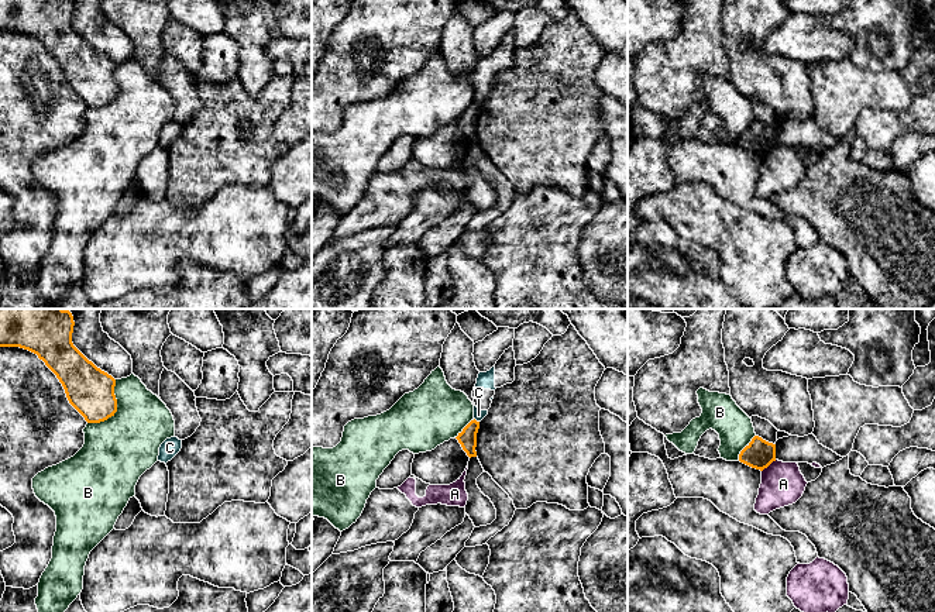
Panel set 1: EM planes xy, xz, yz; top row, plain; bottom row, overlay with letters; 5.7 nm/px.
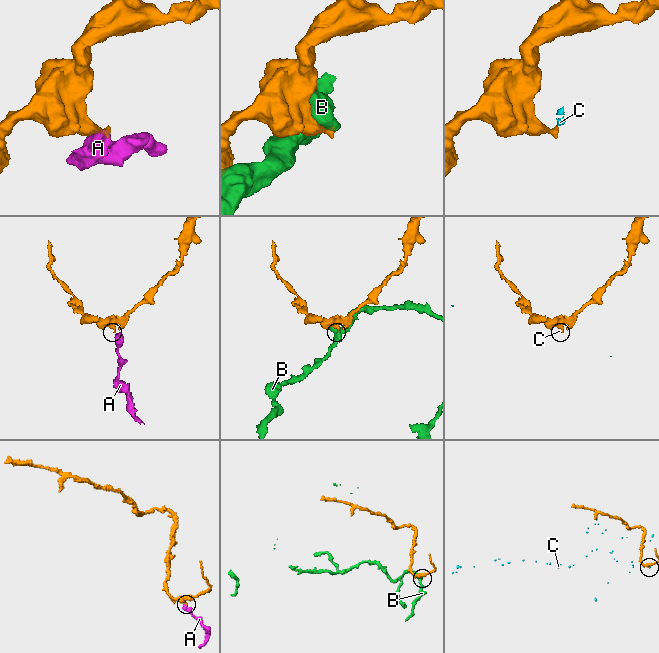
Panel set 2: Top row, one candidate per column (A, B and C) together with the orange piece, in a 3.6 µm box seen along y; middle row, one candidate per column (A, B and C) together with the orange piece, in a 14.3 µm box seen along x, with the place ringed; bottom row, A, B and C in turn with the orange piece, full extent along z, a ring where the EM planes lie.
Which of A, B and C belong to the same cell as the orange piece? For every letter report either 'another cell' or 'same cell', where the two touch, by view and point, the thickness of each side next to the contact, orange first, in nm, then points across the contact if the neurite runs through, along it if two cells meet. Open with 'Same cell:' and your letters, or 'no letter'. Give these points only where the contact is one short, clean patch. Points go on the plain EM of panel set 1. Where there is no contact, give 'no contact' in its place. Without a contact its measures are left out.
Same cell: no letter
A: another cell; meets orange in yz at (769, 148); 170 nm thick on the orange side, 240 nm on the other; border along yz (776, 144), (762, 155)
B: another cell; meets orange in xy at (116, 93); 280 nm thick on the orange side, 380 nm on the other
C: another cell; meets orange in xz at (475, 105); 100 nm thick on the orange side, 60 nm on the other; border along xz (474, 102), (478, 106)

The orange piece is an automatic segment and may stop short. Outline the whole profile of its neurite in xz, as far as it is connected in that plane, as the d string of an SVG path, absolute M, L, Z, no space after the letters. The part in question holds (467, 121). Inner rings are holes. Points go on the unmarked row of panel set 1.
M474 103L456 121L470 142L477 141L475 131L477 131L478 113L479 113L479 106Z

